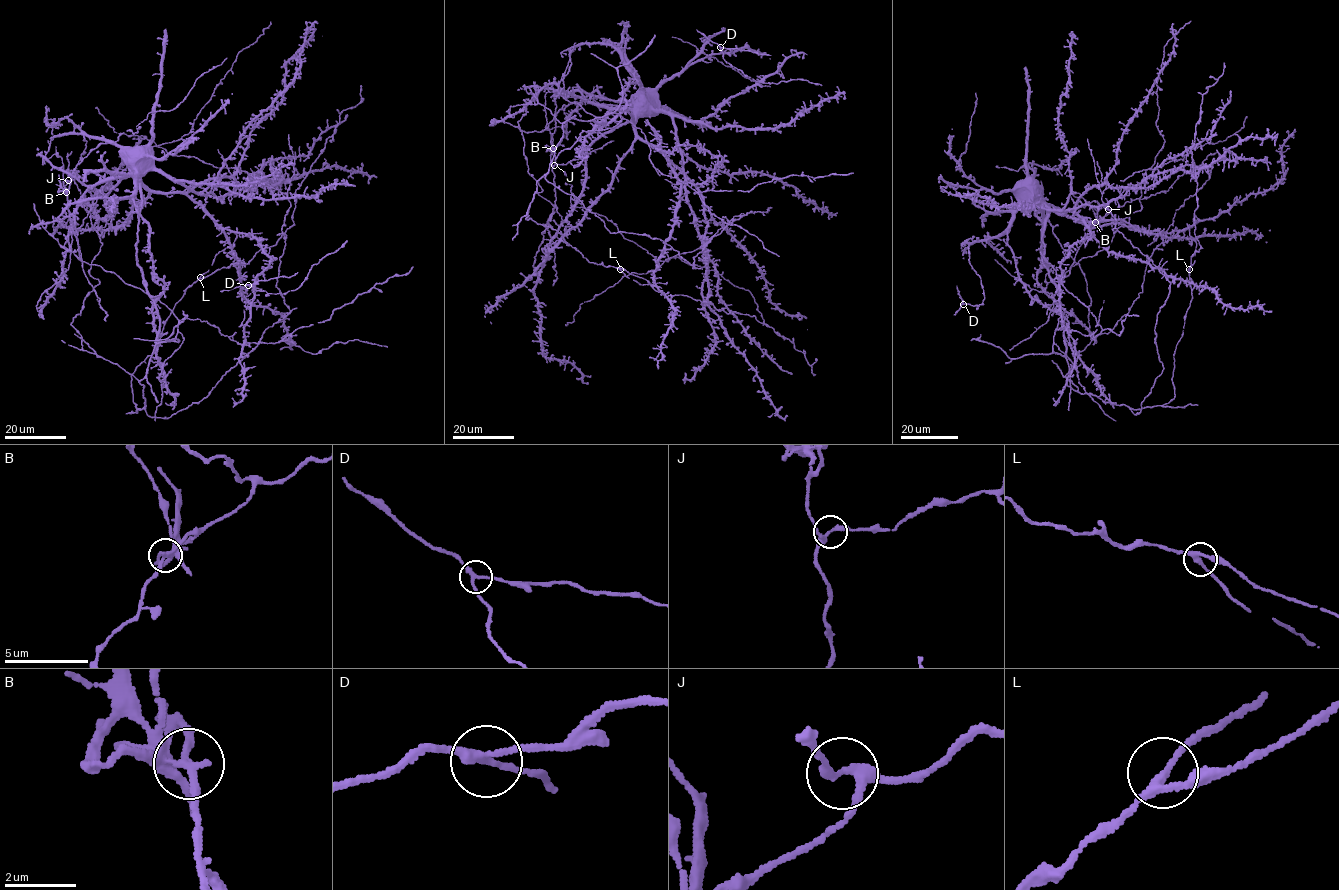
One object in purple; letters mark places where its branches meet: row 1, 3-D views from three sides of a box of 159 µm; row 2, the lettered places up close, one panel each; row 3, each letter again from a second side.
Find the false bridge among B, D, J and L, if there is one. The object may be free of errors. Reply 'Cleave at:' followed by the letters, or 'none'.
Cleave at: B

